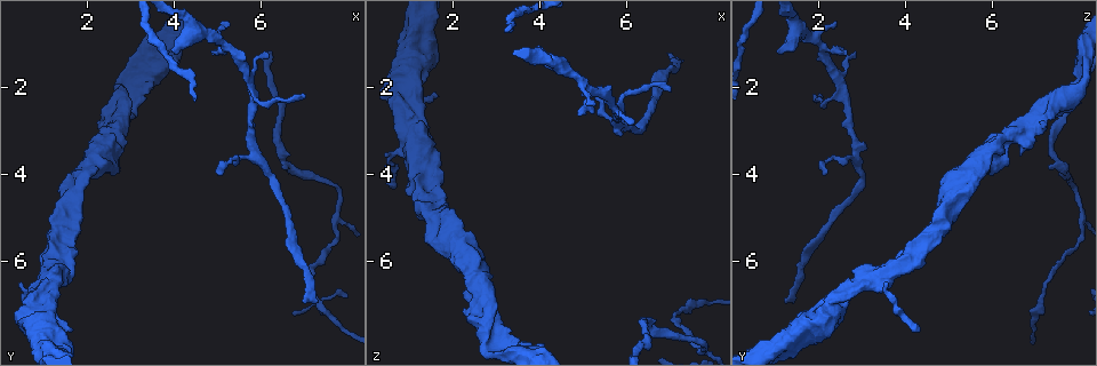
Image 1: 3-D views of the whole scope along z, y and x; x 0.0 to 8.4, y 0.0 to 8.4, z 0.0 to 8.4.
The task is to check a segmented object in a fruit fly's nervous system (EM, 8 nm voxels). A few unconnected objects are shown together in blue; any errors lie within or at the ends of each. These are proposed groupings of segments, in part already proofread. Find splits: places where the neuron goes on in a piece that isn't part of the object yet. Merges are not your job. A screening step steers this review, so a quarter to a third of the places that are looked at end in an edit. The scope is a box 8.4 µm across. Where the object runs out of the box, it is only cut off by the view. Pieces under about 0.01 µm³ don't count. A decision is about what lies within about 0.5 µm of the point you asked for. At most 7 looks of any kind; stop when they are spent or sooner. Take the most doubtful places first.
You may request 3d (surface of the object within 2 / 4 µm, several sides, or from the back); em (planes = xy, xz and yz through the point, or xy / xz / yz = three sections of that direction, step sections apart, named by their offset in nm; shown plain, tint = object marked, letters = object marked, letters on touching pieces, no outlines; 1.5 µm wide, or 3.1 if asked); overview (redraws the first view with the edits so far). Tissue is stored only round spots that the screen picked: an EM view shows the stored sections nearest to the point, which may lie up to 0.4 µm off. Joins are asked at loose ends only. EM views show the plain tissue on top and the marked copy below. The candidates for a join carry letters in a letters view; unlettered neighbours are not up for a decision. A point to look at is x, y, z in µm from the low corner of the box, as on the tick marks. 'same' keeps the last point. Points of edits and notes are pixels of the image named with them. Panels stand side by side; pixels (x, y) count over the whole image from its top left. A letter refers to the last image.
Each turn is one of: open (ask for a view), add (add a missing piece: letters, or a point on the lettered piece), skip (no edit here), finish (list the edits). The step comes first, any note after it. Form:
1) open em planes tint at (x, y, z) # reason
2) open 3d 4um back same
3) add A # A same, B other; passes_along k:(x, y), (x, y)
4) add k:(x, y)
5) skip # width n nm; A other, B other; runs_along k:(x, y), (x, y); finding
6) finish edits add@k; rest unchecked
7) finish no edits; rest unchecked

open 3d 4um at (3.95, 1.20, 1.05) # free end

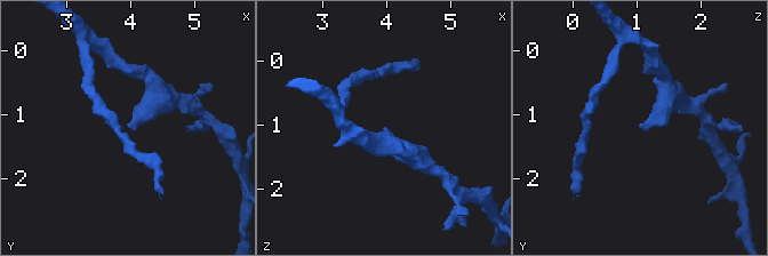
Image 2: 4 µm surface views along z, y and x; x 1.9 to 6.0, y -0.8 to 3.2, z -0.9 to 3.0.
open em xz step 8 letters at (3.95, 1.15, 1.00)

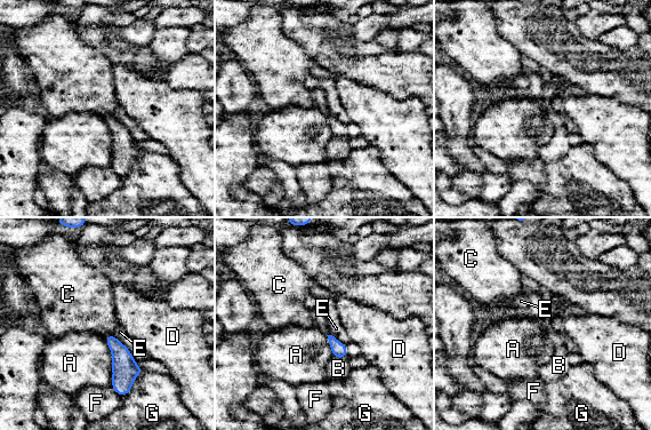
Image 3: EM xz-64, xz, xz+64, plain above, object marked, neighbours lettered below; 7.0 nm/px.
skip # longest_contact A 340 nm; A other, B other, C other, D other, E other, F other, G other; no lettered piece goes on from it

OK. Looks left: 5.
open em planes tint at (7.00, 2.20, 2.05)

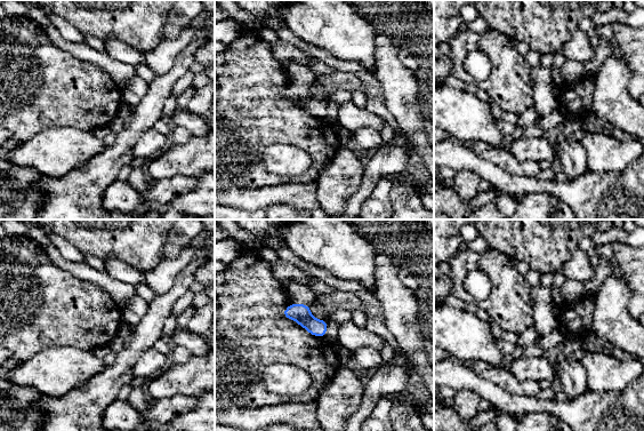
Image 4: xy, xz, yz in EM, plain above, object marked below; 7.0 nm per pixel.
open em planes letters same

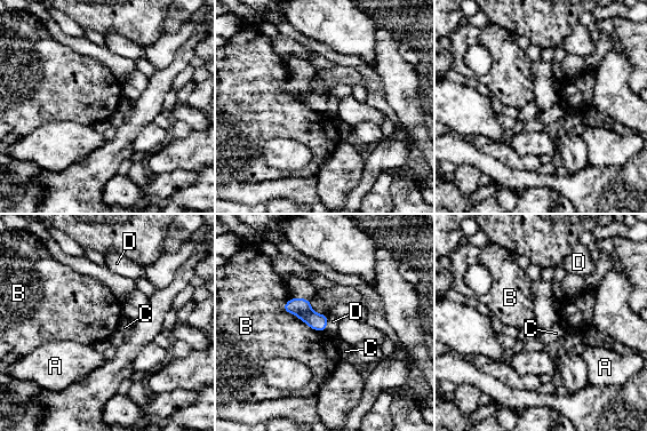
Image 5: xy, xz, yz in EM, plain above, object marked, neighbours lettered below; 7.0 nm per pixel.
skip # A other, B other, C other, D other; border 5:(328, 316), (325, 330); no lettered piece goes on from it

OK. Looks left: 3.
open 3d 2um at (5.25, 0.55, 2.40) # free end

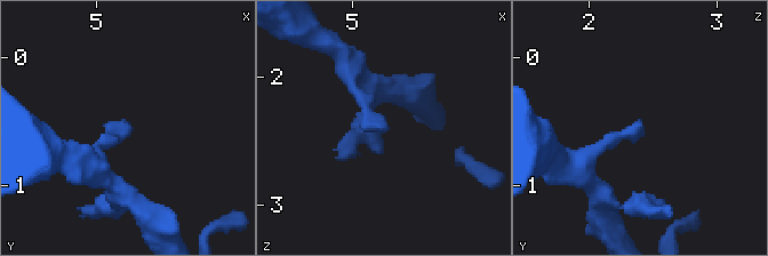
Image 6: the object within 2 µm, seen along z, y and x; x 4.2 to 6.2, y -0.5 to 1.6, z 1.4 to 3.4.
open em planes letters at (5.24, 0.56, 2.44)

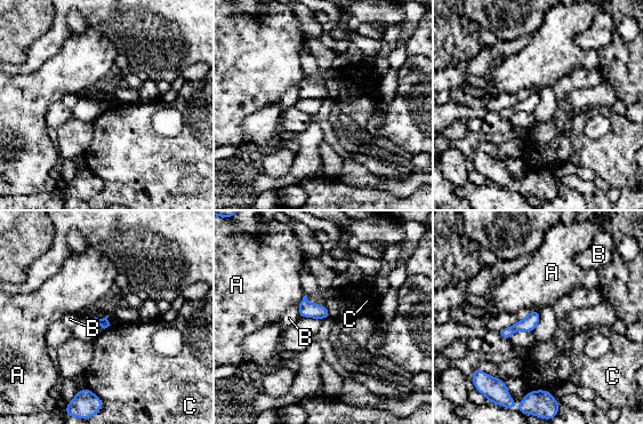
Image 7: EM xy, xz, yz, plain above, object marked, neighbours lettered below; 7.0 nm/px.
skip # longest_contact C 140 nm; A other, B other, C other; no lettered piece goes on from it

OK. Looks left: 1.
finish no edits; rest unchecked

